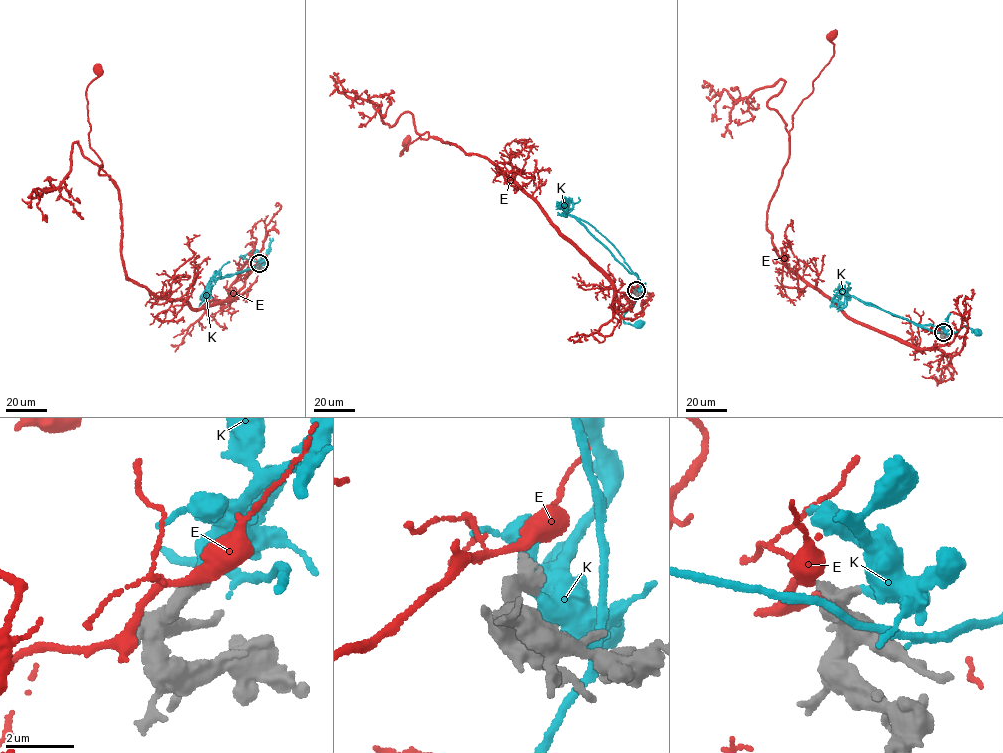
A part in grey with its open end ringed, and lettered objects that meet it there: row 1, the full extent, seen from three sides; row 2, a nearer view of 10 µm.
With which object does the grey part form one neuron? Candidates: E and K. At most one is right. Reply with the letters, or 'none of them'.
K

